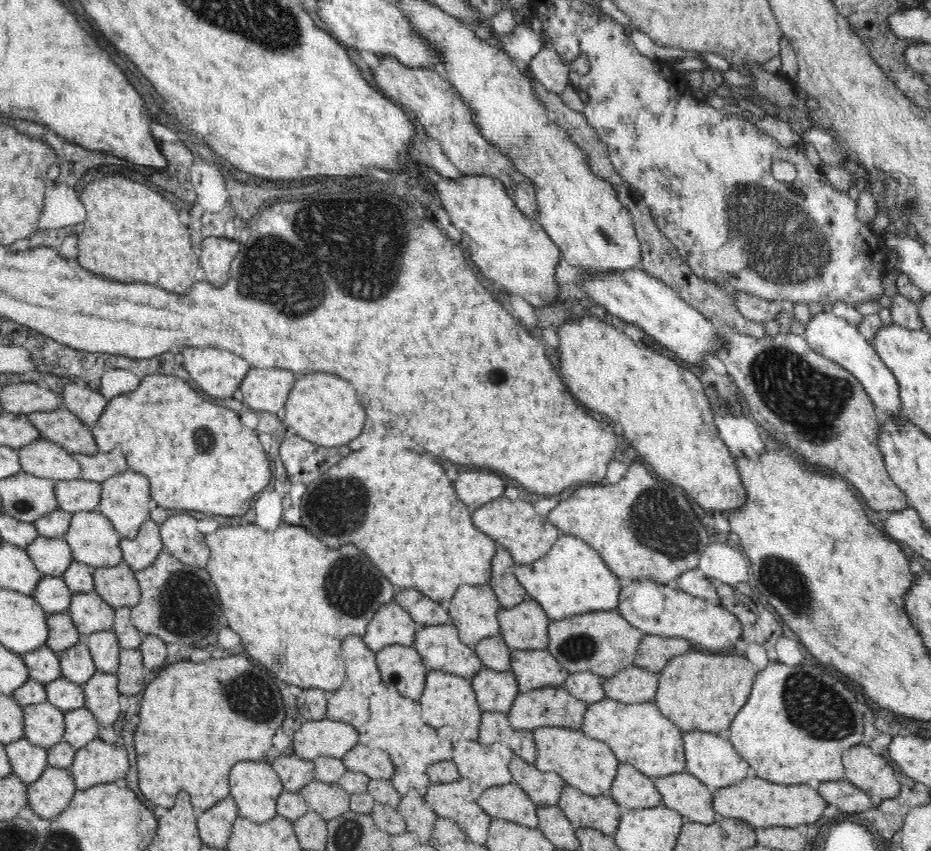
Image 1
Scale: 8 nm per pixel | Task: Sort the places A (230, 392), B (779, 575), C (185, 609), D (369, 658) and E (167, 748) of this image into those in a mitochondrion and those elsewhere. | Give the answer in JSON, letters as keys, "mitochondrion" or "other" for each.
{"A":"other","B":"mitochondrion","C":"mitochondrion","D":"other","E":"other"}

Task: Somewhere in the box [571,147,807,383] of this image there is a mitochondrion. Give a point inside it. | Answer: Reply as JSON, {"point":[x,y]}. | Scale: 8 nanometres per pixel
{"point":[604,233]}

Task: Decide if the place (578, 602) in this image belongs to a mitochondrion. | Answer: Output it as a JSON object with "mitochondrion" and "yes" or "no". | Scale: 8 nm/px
{"mitochondrion":"no"}

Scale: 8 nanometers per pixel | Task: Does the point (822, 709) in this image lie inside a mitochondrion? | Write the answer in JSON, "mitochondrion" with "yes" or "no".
{"mitochondrion":"yes"}

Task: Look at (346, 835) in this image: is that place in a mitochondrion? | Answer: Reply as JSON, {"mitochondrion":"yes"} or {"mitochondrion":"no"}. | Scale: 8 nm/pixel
{"mitochondrion":"yes"}

